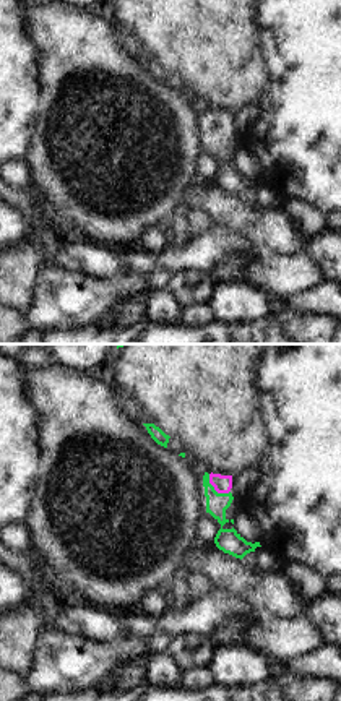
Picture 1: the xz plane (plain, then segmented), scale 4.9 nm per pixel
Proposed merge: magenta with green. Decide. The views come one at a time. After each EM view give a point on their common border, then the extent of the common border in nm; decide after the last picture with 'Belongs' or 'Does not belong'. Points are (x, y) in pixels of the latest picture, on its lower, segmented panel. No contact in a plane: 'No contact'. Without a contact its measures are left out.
Touches magenta at (215, 489). Shared border 140 nm.

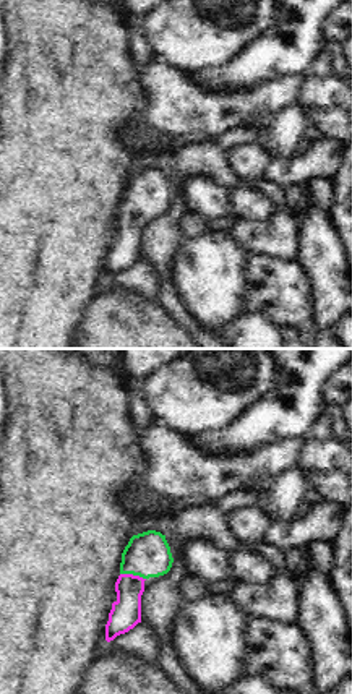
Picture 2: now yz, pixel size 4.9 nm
Touches magenta at (133, 576). Shared border 130 nm.

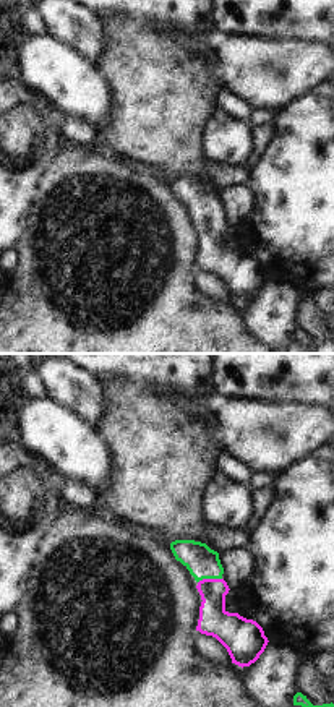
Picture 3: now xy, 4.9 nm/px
Touches magenta at (209, 579). Shared border 120 nm.

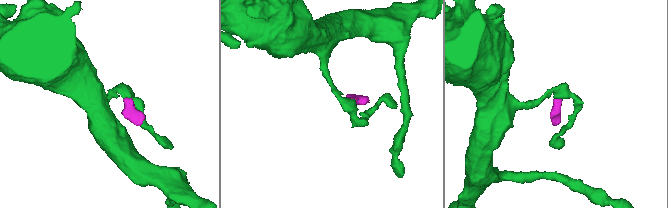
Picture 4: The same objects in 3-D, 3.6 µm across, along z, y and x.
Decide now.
Belongs.

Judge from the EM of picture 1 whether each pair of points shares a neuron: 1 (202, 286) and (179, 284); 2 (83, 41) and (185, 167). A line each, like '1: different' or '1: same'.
1: same
2: same

